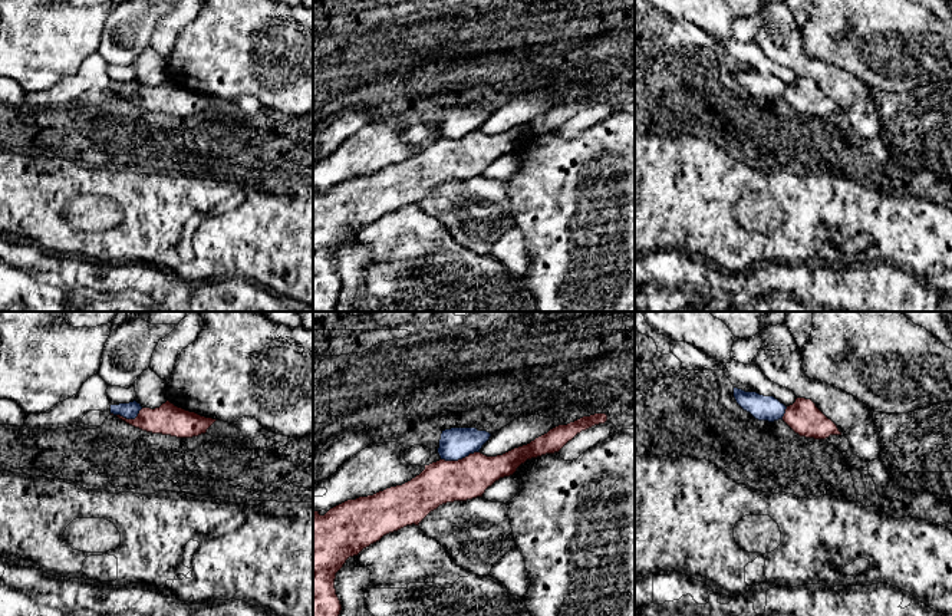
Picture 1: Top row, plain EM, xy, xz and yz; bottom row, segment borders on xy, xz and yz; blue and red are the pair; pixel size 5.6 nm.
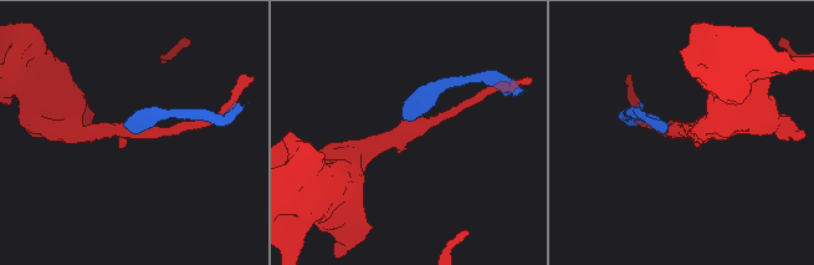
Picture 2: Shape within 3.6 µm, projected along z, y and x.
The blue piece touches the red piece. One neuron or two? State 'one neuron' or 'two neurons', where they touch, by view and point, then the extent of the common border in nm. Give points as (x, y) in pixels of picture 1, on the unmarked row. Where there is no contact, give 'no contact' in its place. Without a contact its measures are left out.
two neurons; meets blue in xz at (460, 137); contact 220 nm long

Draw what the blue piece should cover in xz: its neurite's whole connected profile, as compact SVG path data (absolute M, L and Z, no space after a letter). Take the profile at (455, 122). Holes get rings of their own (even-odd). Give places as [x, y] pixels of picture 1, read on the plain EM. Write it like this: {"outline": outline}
{"outline": "M451 106L441 112L438 132L441 138L458 139L470 132L480 131L491 112L477 106Z"}

